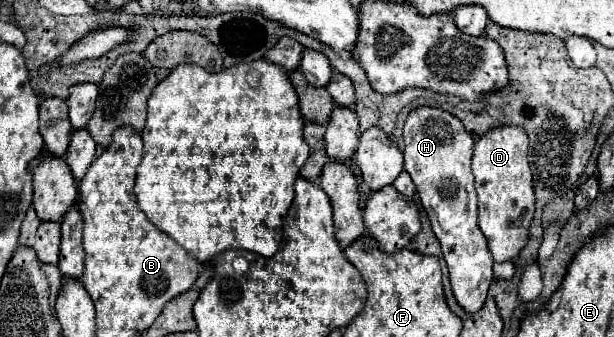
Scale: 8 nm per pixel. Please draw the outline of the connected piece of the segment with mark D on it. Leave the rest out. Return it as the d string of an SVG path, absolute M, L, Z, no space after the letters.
M496 127L476 139L472 173L478 193L478 225L488 239L496 263L514 261L530 241L530 223L536 211L532 173L528 165L528 137L522 127Z

